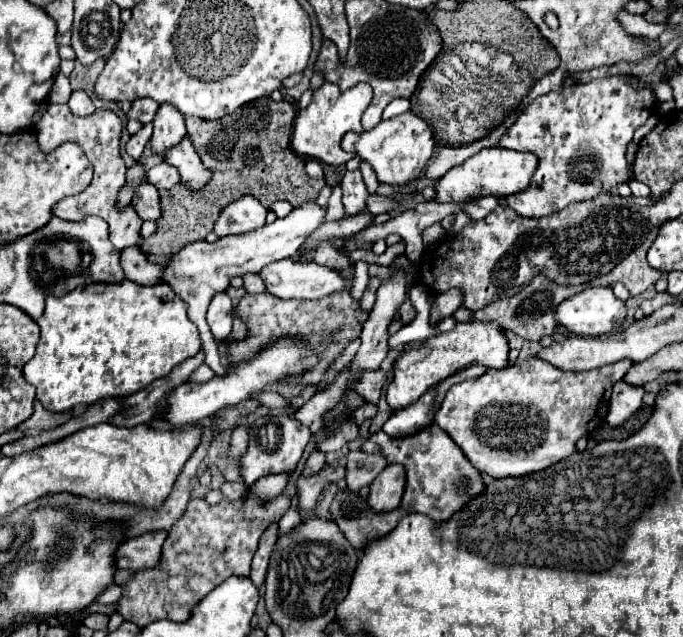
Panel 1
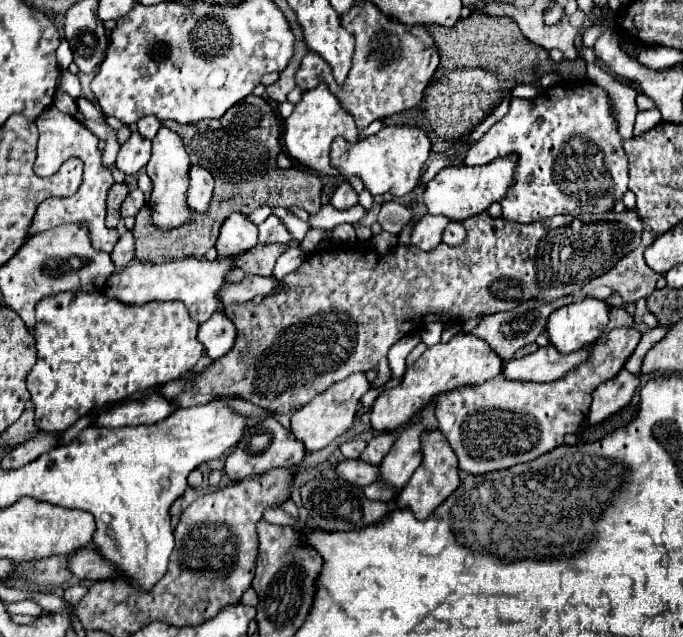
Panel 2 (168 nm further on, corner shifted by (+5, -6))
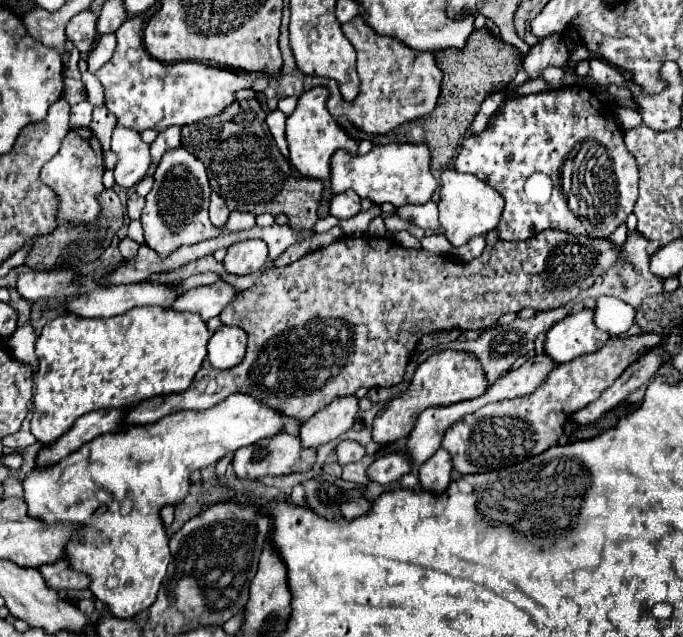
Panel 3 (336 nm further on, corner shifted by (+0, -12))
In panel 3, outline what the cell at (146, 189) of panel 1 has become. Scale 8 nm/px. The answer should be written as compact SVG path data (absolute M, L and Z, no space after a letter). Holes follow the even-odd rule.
M131 194L129 196L129 202L127 202L127 214L133 220L139 220L141 218L141 212L143 212L143 206L145 206L145 198L141 198L139 194Z

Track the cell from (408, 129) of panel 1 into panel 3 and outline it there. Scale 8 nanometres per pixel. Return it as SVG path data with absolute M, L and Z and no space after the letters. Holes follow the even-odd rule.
M377 144L365 156L351 156L347 150L337 150L331 160L331 186L335 194L355 190L361 198L369 198L373 204L425 204L437 188L429 162L431 150L427 144Z

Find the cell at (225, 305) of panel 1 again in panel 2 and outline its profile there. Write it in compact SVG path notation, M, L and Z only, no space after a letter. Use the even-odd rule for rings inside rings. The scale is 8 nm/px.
M224 312L212 314L208 322L204 322L198 330L198 340L204 344L206 354L216 360L226 354L236 340L236 326L226 318Z

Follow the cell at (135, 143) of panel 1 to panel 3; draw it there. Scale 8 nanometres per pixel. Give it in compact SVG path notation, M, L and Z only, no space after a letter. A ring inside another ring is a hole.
M117 126L111 140L111 150L117 156L115 182L123 188L131 188L141 182L151 166L149 146L141 140L139 132Z

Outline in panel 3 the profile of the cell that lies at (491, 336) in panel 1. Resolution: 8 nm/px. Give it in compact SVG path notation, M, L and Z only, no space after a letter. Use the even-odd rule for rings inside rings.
M461 350L435 352L423 364L419 364L407 392L393 398L377 412L373 420L373 440L379 444L389 444L399 438L405 438L413 430L417 414L421 414L425 408L449 406L455 402L479 398L487 388L489 384L477 356L471 356L471 352L461 352Z

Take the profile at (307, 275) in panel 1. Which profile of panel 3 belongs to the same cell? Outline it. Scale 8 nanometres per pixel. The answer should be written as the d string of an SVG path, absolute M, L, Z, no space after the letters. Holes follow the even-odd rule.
M221 280L211 286L199 286L199 288L187 290L177 298L177 302L173 304L173 310L195 312L207 322L209 318L219 316L221 310L225 310L237 298L237 294L239 292L231 284Z

